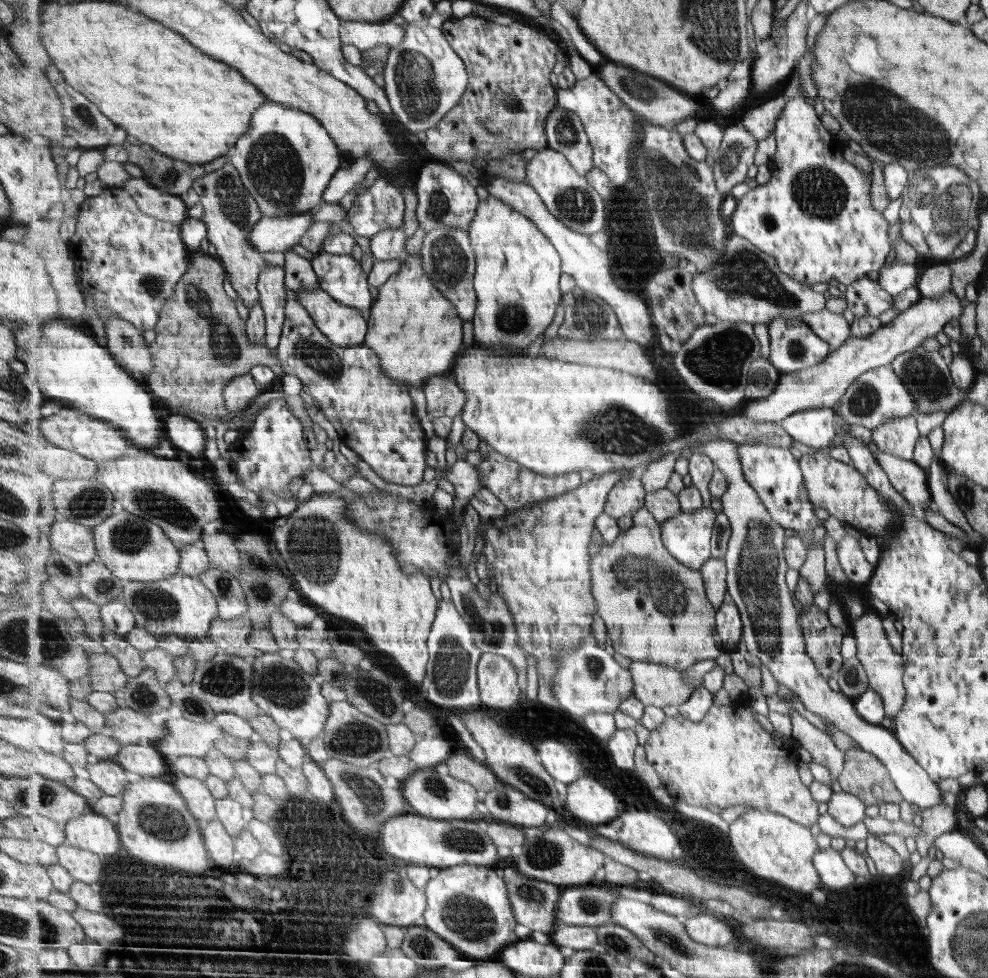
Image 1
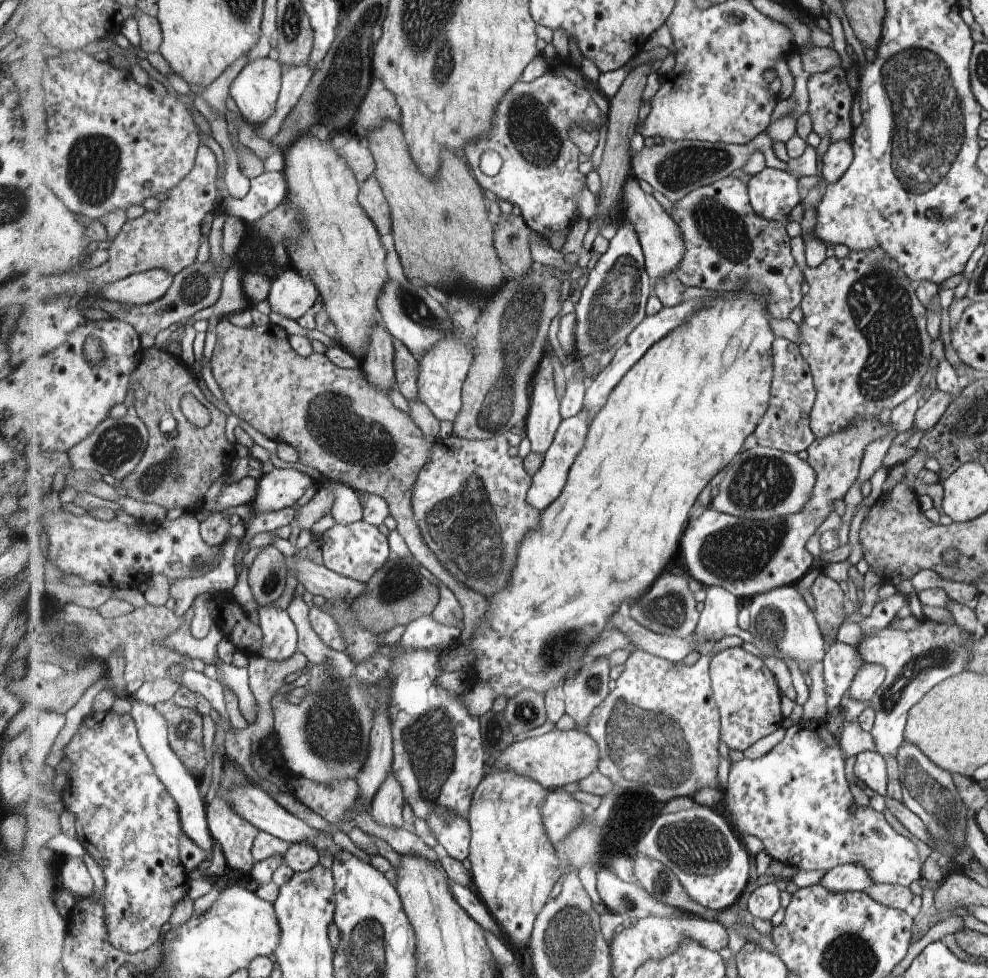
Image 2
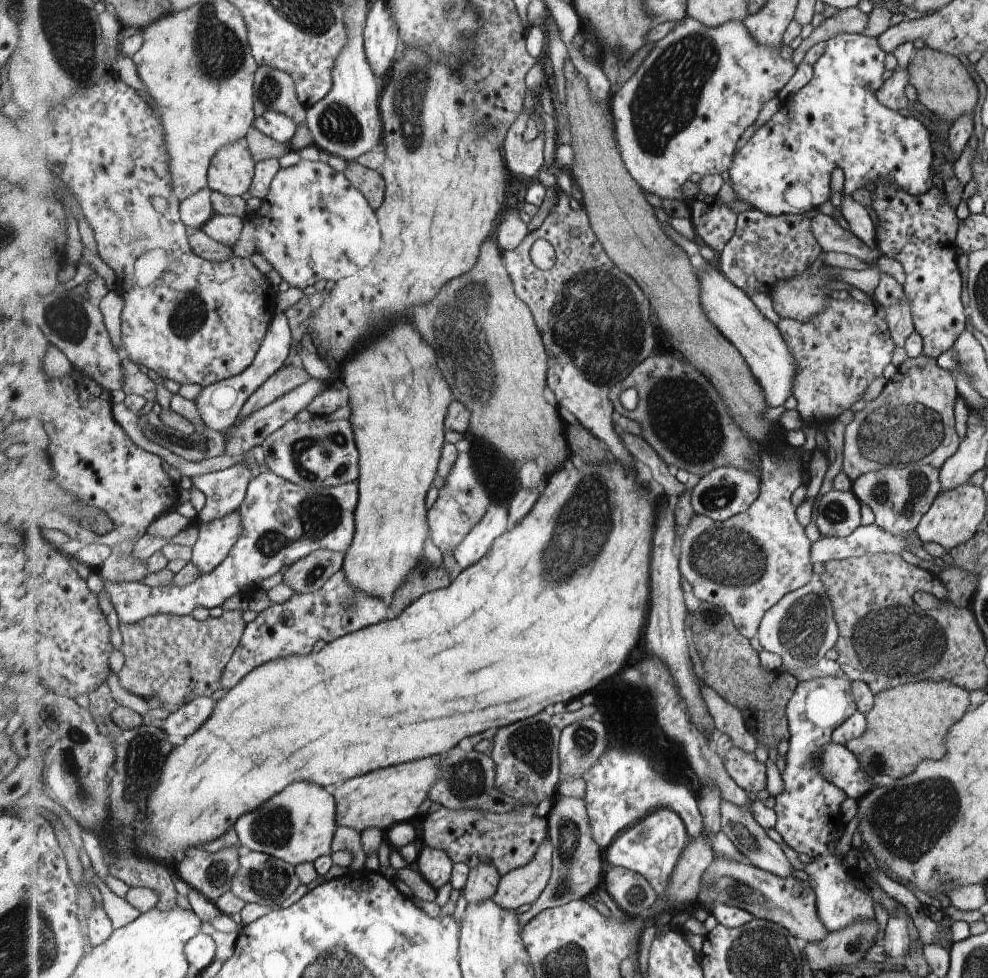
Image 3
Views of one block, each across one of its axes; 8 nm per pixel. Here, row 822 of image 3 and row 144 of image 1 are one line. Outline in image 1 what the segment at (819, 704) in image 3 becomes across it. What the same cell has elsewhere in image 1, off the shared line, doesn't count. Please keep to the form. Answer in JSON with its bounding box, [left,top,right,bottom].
[731,66,892,286]

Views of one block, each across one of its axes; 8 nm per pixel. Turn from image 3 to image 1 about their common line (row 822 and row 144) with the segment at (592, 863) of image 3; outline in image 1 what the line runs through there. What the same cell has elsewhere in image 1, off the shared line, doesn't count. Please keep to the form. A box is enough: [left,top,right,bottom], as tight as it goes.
[546,106,594,177]

